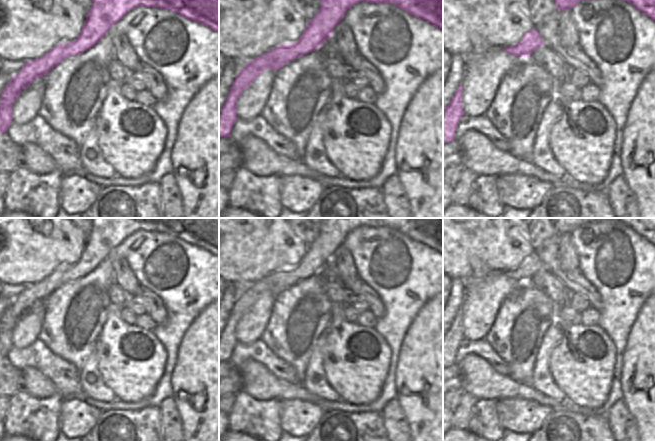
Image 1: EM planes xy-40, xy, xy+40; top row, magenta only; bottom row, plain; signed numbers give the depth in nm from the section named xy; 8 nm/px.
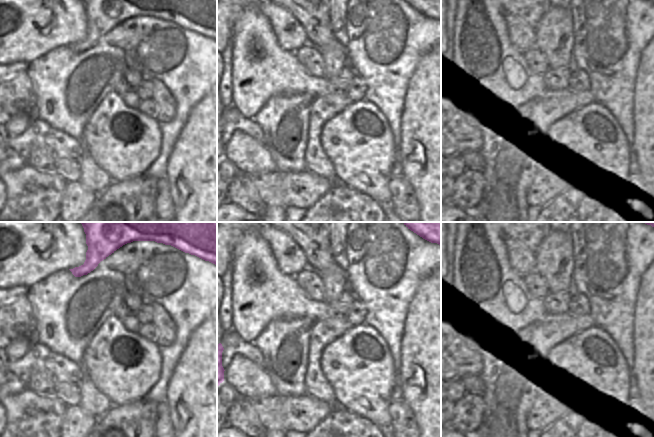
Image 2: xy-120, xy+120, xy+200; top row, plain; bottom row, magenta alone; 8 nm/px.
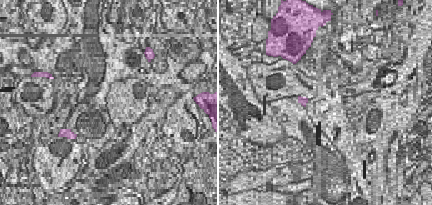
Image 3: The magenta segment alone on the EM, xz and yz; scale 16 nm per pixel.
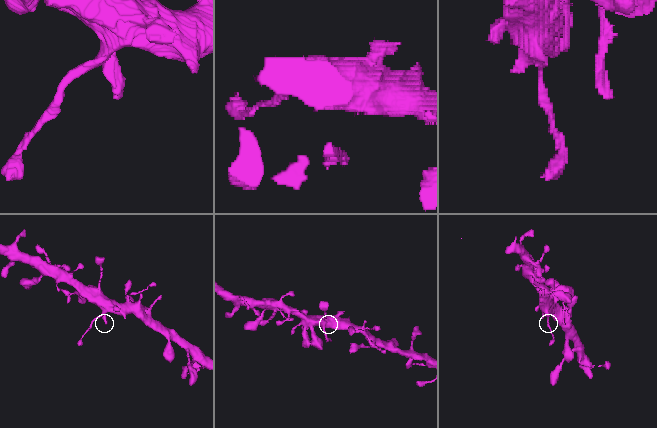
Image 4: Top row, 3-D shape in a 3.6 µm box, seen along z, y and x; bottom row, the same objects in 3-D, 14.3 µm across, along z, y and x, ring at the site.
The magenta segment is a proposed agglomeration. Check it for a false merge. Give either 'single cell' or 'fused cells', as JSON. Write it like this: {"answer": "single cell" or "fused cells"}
{"answer": "fused cells"}

